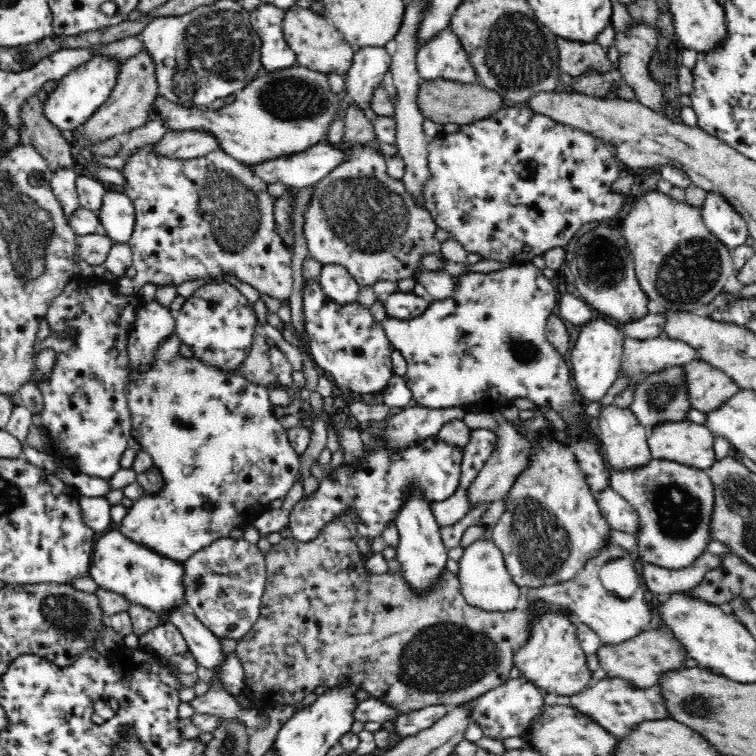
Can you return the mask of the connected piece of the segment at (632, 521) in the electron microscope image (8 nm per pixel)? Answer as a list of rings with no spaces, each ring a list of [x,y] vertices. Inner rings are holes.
[[[606,487],[600,492],[592,491],[602,516],[611,528],[628,532],[635,536],[638,524],[638,513],[630,503],[611,487]]]

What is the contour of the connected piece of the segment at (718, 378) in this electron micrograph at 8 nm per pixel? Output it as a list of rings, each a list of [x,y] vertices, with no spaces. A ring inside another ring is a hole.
[[[700,358],[685,364],[683,371],[691,408],[703,413],[719,409],[740,389],[724,371]]]

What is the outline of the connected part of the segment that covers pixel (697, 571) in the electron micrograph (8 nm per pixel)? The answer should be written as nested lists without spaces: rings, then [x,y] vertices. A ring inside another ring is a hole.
[[[706,551],[695,560],[694,564],[678,570],[654,566],[643,560],[641,563],[644,584],[650,592],[658,596],[658,600],[662,600],[668,594],[688,592],[696,588],[708,570],[714,570],[720,566],[720,557]]]

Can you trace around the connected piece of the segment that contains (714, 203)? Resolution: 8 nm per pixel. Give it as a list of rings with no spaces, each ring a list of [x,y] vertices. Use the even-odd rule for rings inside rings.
[[[707,193],[700,209],[708,231],[729,250],[734,250],[736,246],[745,245],[751,235],[741,214],[729,204],[720,195]]]

